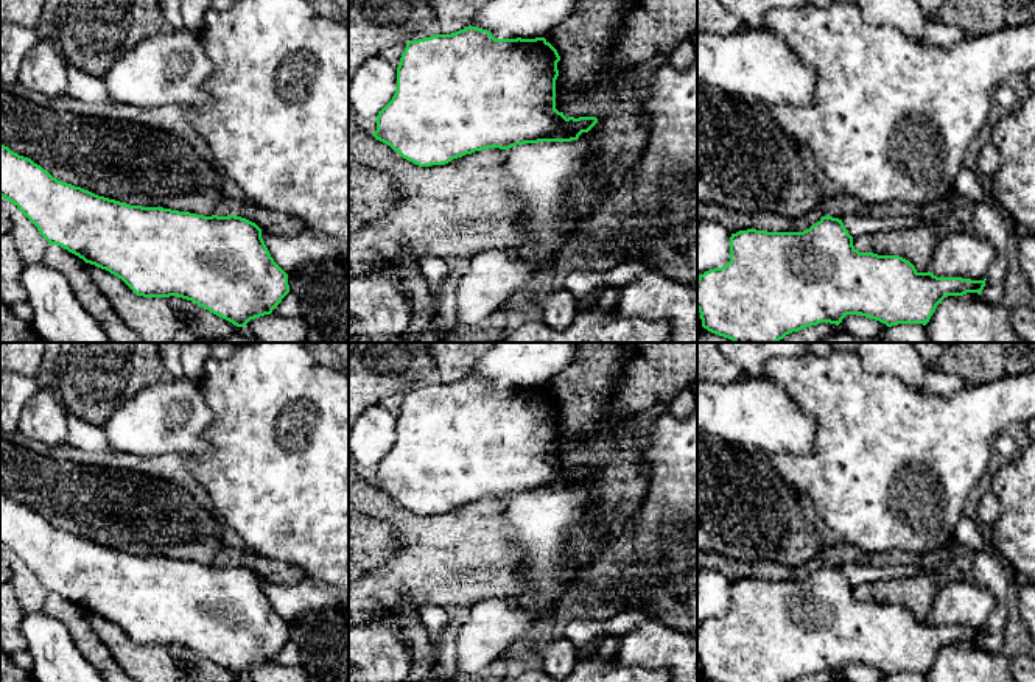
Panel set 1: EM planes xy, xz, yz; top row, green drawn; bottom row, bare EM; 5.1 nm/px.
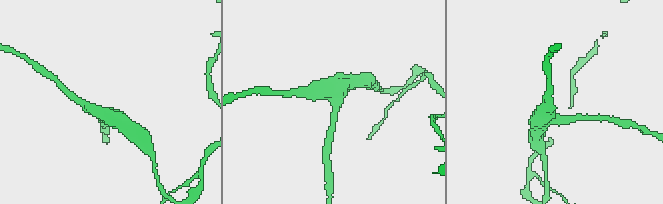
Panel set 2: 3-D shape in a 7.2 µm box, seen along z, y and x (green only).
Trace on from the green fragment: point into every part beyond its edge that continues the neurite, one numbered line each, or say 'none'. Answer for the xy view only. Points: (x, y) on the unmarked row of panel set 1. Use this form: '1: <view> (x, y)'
none

